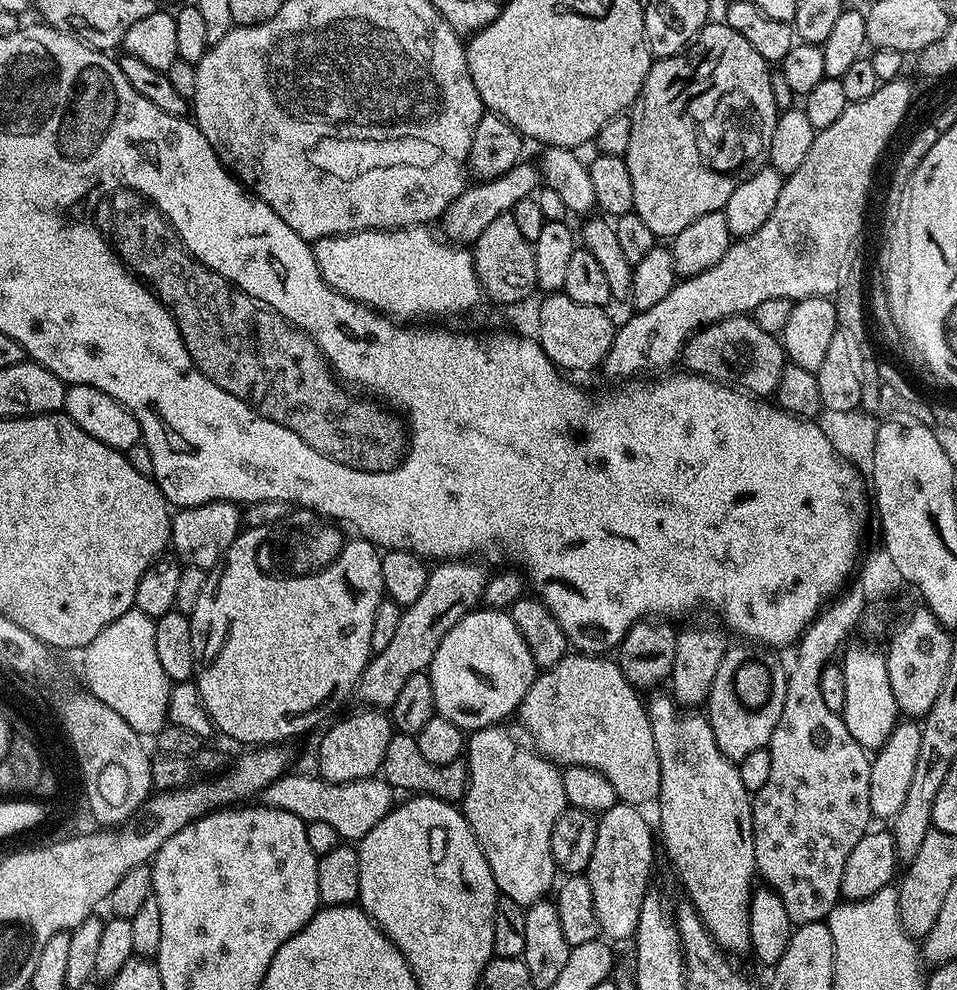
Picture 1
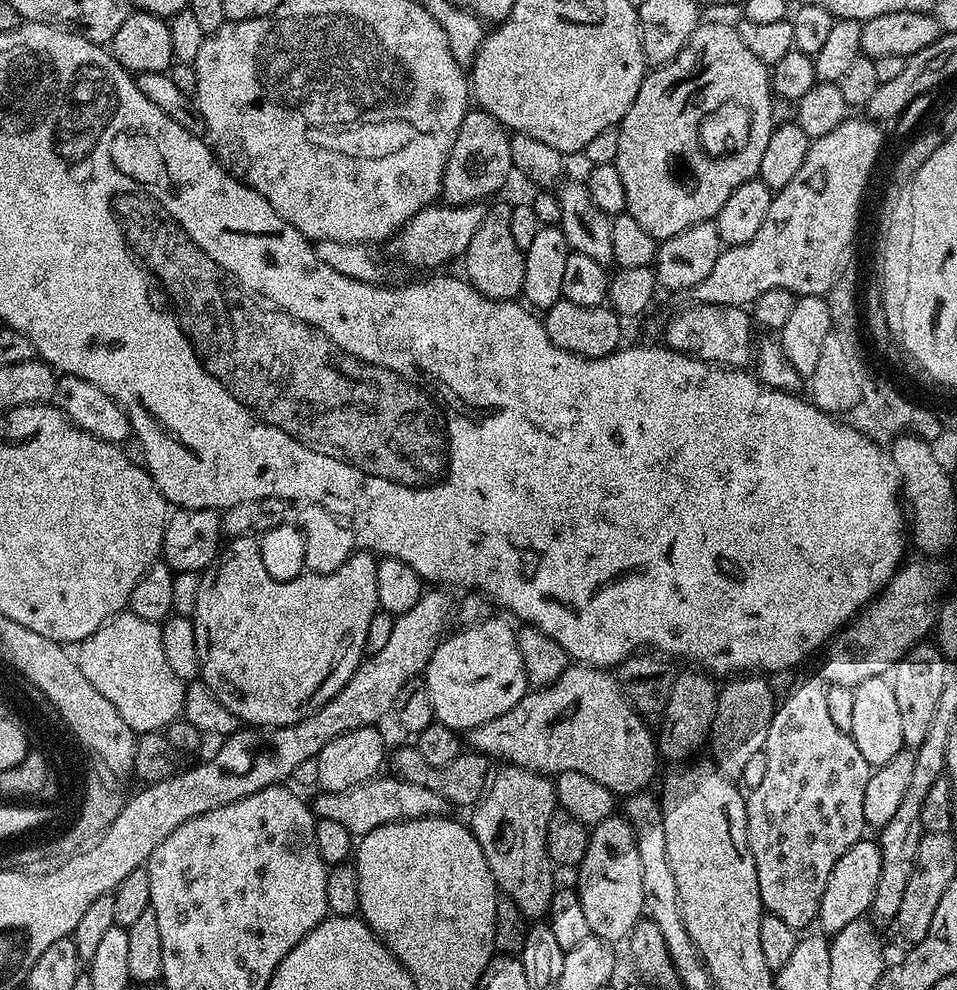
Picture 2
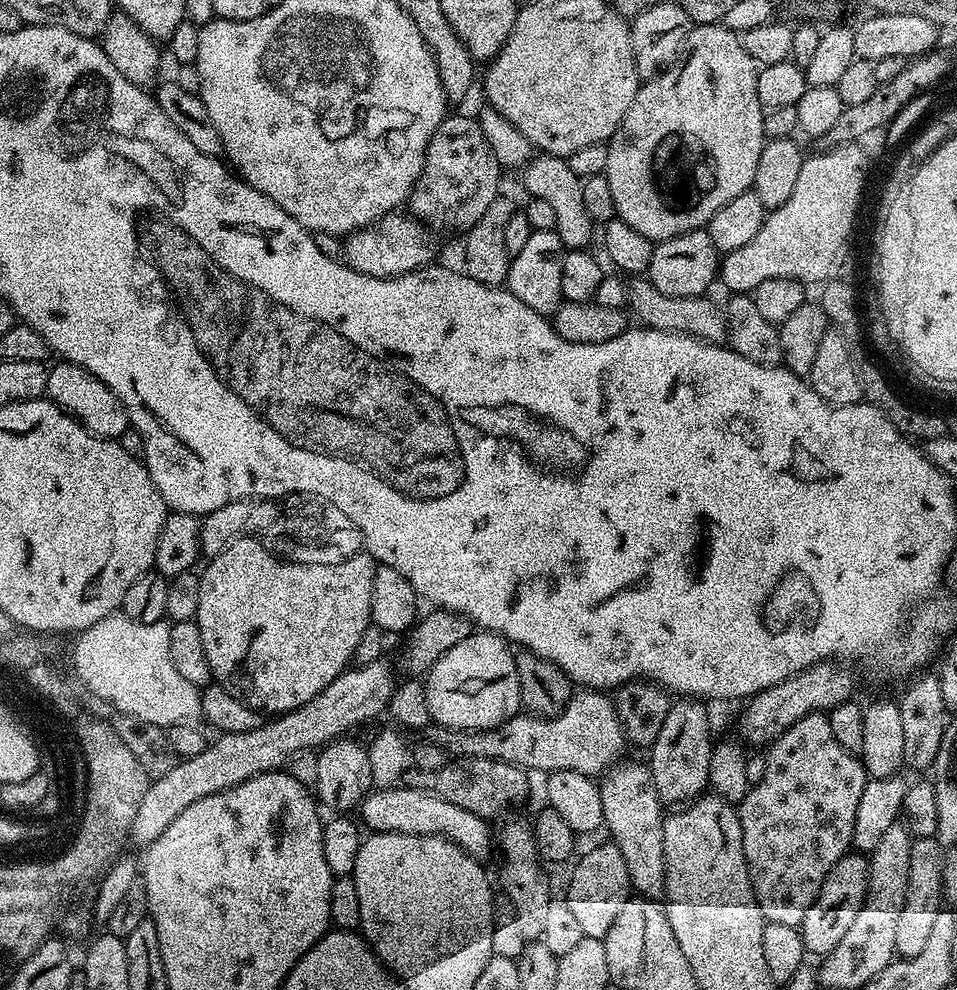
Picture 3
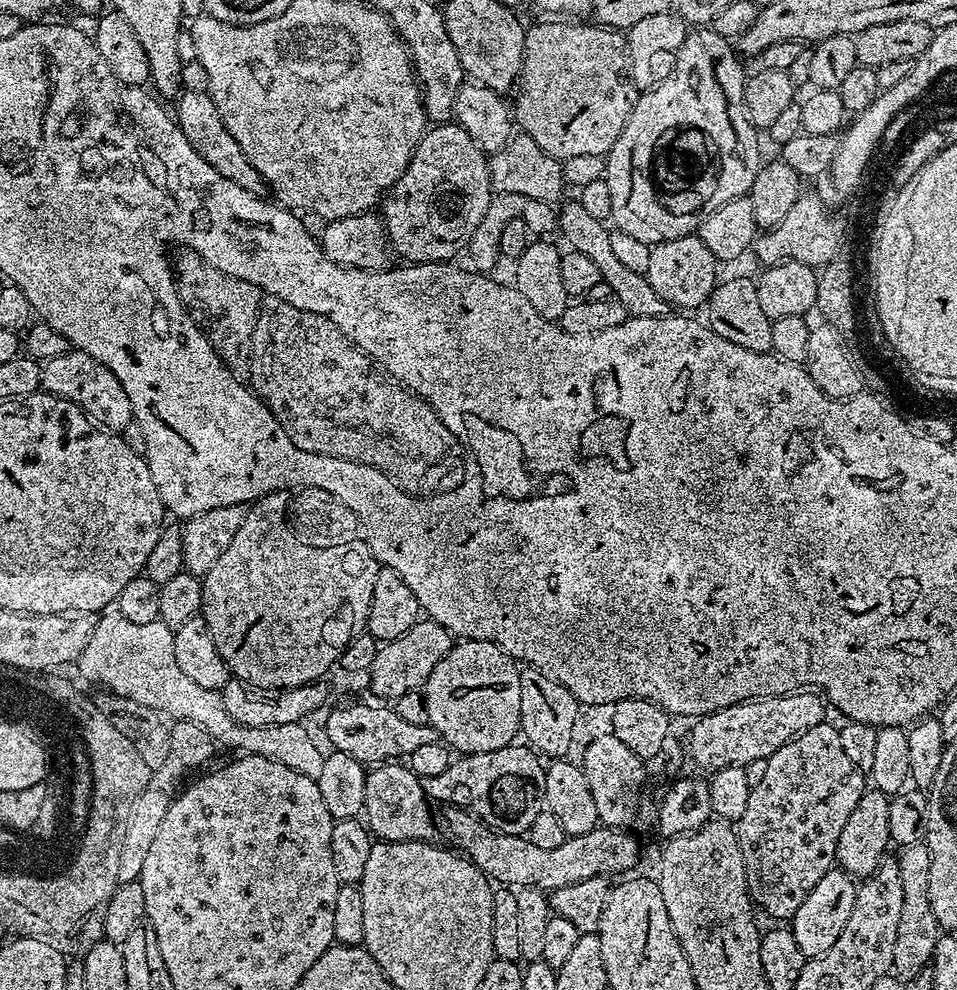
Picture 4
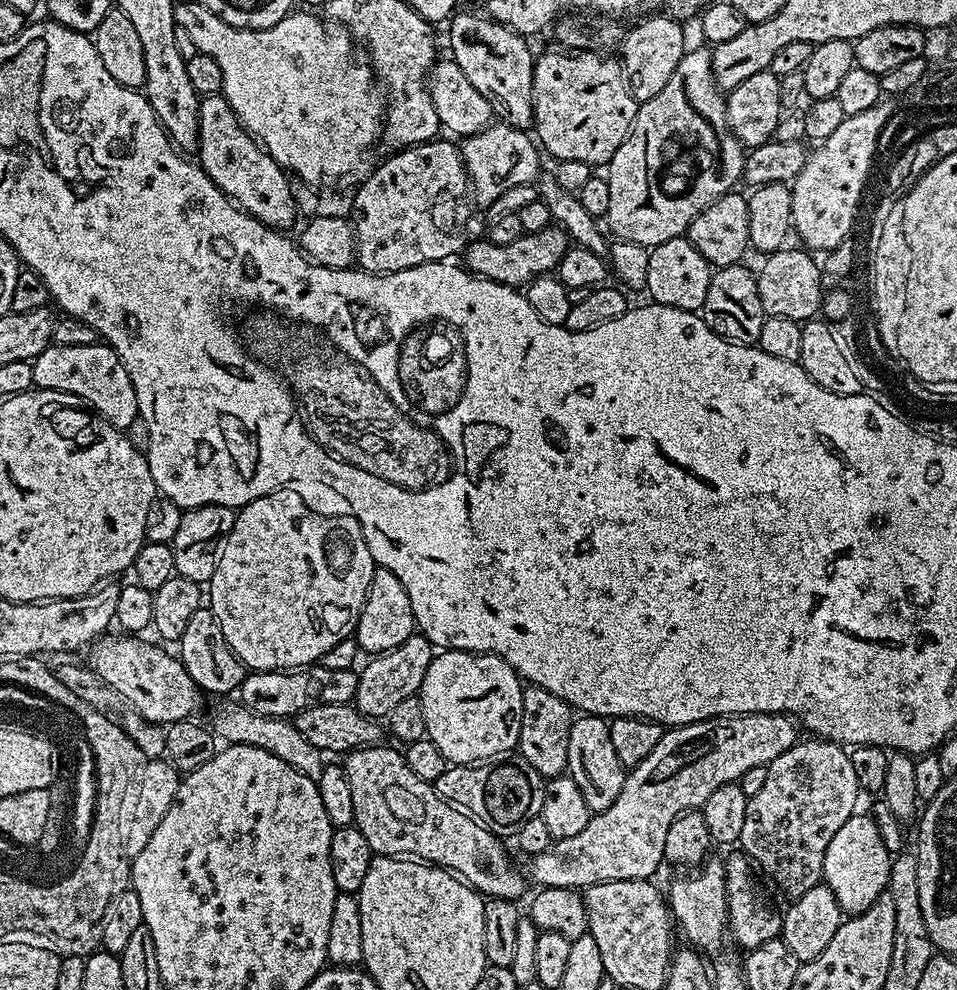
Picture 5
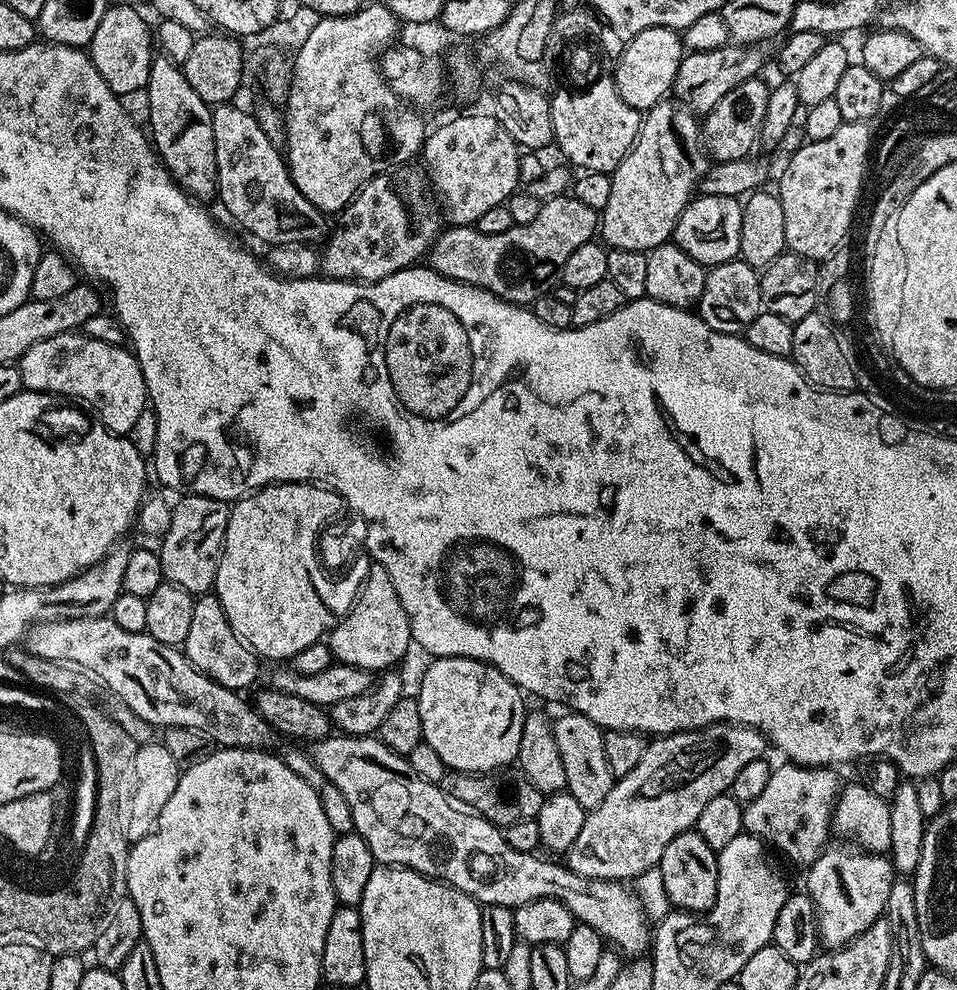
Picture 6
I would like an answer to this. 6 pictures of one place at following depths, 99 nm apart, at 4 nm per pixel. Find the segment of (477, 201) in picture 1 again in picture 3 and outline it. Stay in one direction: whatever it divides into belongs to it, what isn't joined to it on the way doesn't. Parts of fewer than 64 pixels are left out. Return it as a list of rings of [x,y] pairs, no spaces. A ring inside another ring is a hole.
[[[389,212],[374,224],[348,233],[342,244],[342,260],[349,268],[374,278],[394,278],[431,265],[436,244],[427,224],[421,224],[411,215]]]

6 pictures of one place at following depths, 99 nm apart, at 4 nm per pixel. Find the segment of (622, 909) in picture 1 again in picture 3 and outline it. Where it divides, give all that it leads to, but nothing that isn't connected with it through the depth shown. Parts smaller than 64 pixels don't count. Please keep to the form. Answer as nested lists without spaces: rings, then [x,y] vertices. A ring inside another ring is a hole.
[[[614,843],[600,844],[582,856],[575,861],[576,869],[568,880],[566,899],[574,918],[582,925],[582,934],[603,940],[610,926],[614,926],[614,920],[621,913],[622,906],[626,906],[626,902],[630,899],[632,892],[630,874],[626,874],[626,862],[622,859],[622,850],[618,850],[618,846]]]

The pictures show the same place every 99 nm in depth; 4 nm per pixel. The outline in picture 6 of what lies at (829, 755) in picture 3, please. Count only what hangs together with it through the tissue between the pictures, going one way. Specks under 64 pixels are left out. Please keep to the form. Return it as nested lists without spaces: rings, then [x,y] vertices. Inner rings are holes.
[[[784,762],[781,768],[773,767],[766,790],[744,805],[744,831],[764,841],[777,853],[780,851],[790,863],[811,866],[829,843],[832,810],[842,787],[842,779],[836,772],[839,771],[832,766],[803,768],[791,762]]]

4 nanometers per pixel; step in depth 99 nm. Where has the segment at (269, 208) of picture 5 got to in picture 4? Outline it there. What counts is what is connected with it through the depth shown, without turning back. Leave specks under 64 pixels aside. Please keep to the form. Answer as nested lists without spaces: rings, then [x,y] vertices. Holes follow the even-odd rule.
[[[183,90],[175,97],[174,104],[174,119],[186,142],[190,142],[190,146],[194,146],[194,150],[198,150],[198,154],[202,154],[202,158],[206,158],[206,162],[210,162],[210,166],[214,166],[214,170],[222,174],[222,178],[230,178],[234,186],[242,186],[242,190],[264,196],[266,185],[263,178],[258,174],[258,170],[254,170],[254,166],[250,166],[250,162],[246,162],[246,154],[242,154],[238,142],[234,142],[230,130],[226,130],[211,95],[198,90]]]

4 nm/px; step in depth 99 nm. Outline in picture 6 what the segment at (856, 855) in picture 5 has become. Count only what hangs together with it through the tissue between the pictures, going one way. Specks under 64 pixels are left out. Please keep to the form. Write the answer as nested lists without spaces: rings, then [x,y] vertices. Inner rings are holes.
[[[851,847],[831,848],[821,852],[820,857],[807,869],[806,885],[808,896],[816,907],[820,943],[828,950],[843,948],[858,938],[862,930],[883,917],[886,898],[890,898],[890,886],[898,879],[887,855],[853,850]]]

